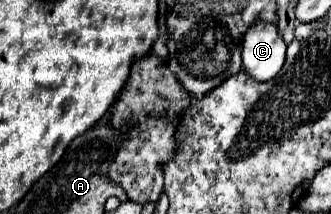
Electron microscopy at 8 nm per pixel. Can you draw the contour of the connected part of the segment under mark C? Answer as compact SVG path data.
M258 21L242 37L244 71L256 81L270 81L284 65L286 43L274 23Z

